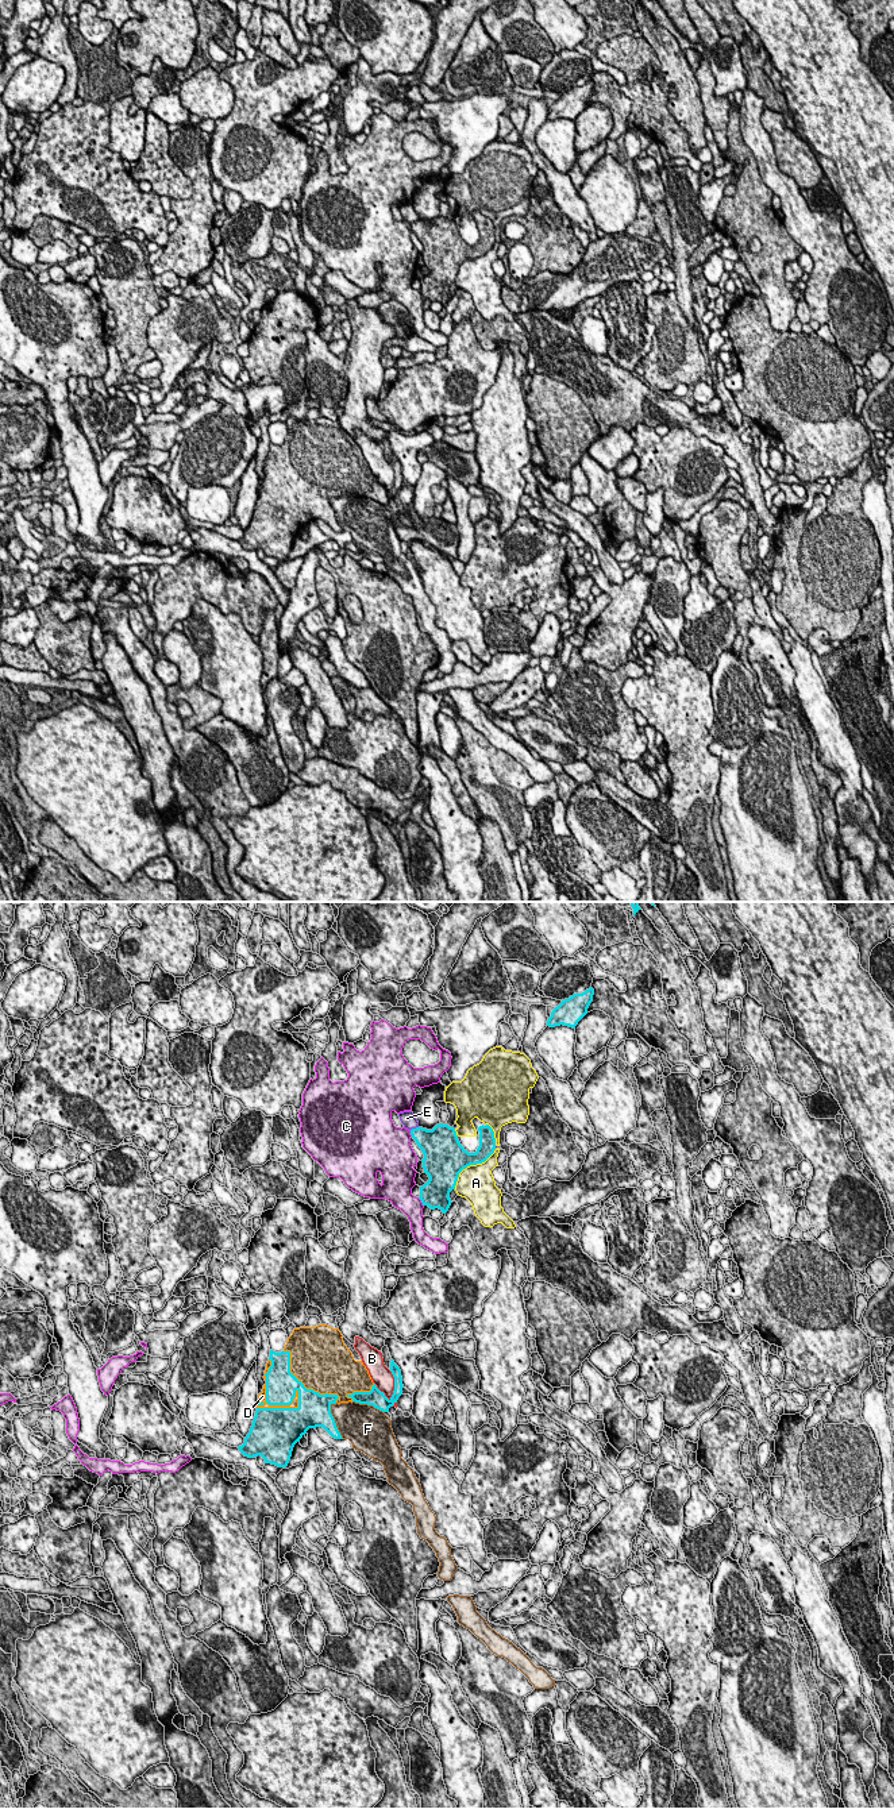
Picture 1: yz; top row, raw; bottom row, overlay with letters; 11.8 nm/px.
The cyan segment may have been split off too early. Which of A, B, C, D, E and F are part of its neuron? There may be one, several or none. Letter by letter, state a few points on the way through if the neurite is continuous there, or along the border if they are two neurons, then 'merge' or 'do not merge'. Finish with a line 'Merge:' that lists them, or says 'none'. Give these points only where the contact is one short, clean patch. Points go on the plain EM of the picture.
A: do not merge
B: do not merge
C: do not merge
D: merge
E: along yz (417, 219), (411, 223) | do not merge
F: do not merge
Merge: D

